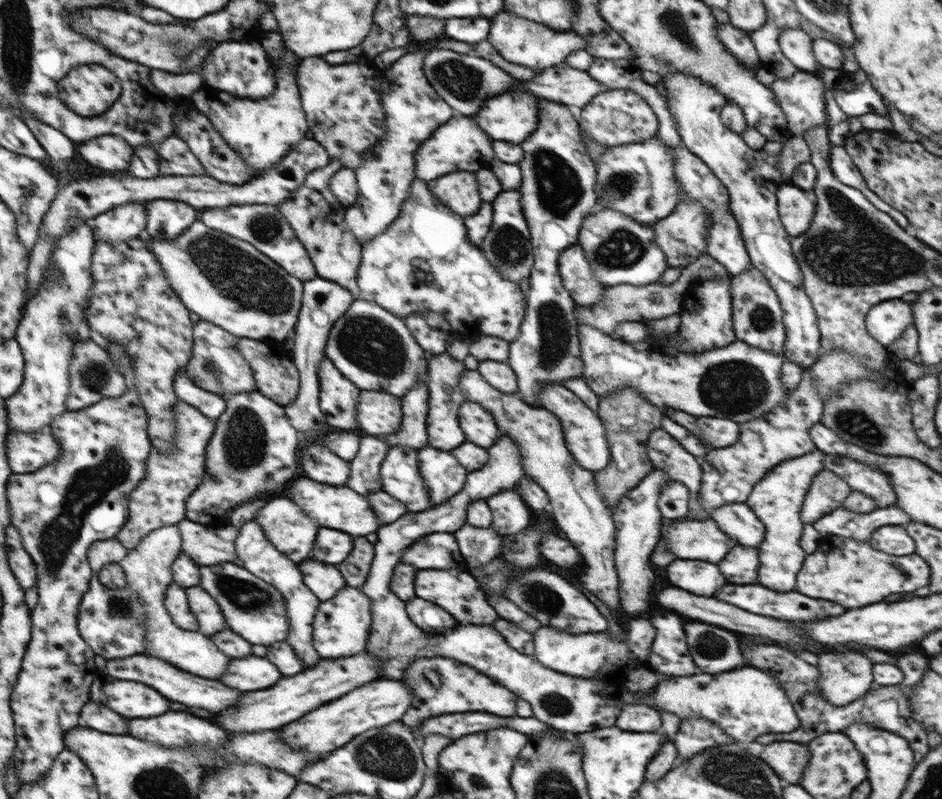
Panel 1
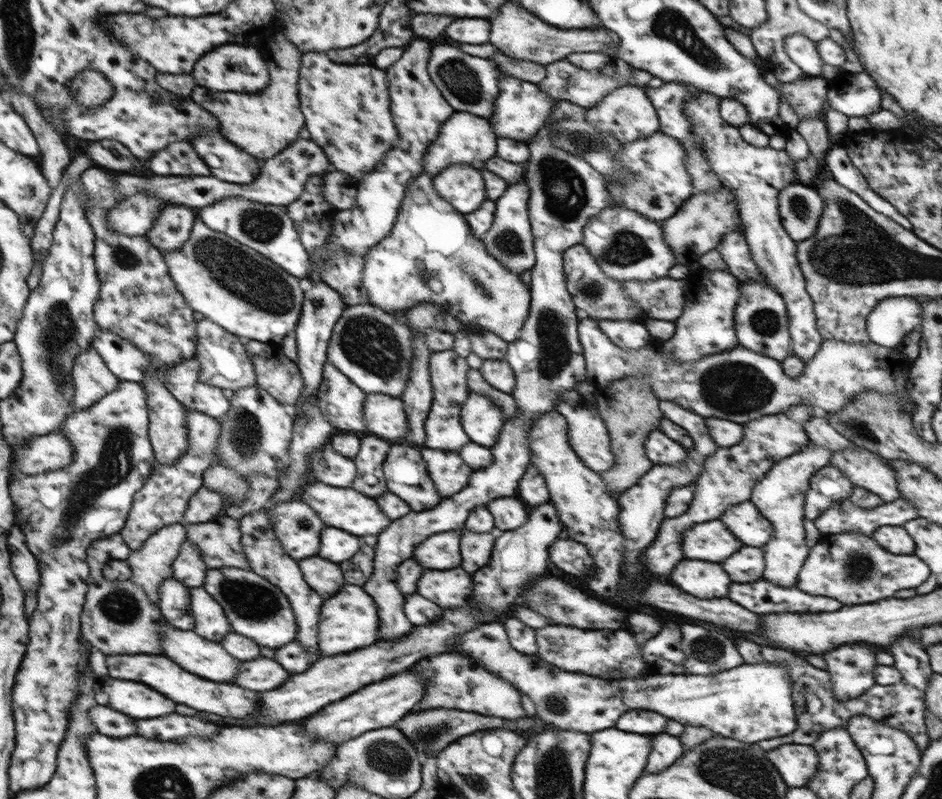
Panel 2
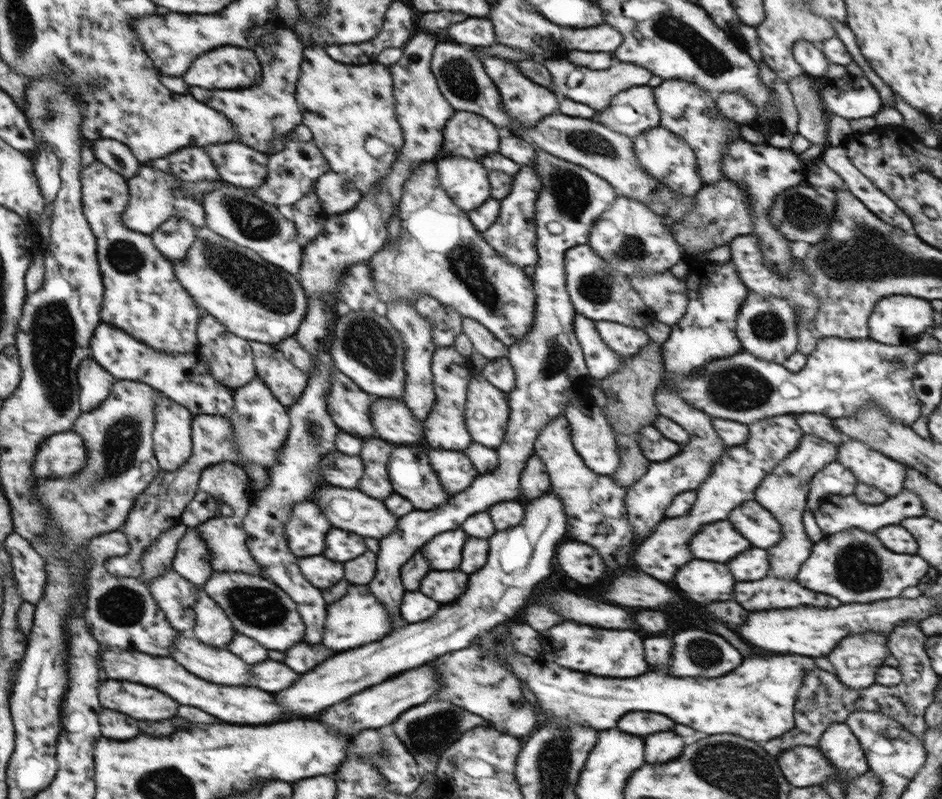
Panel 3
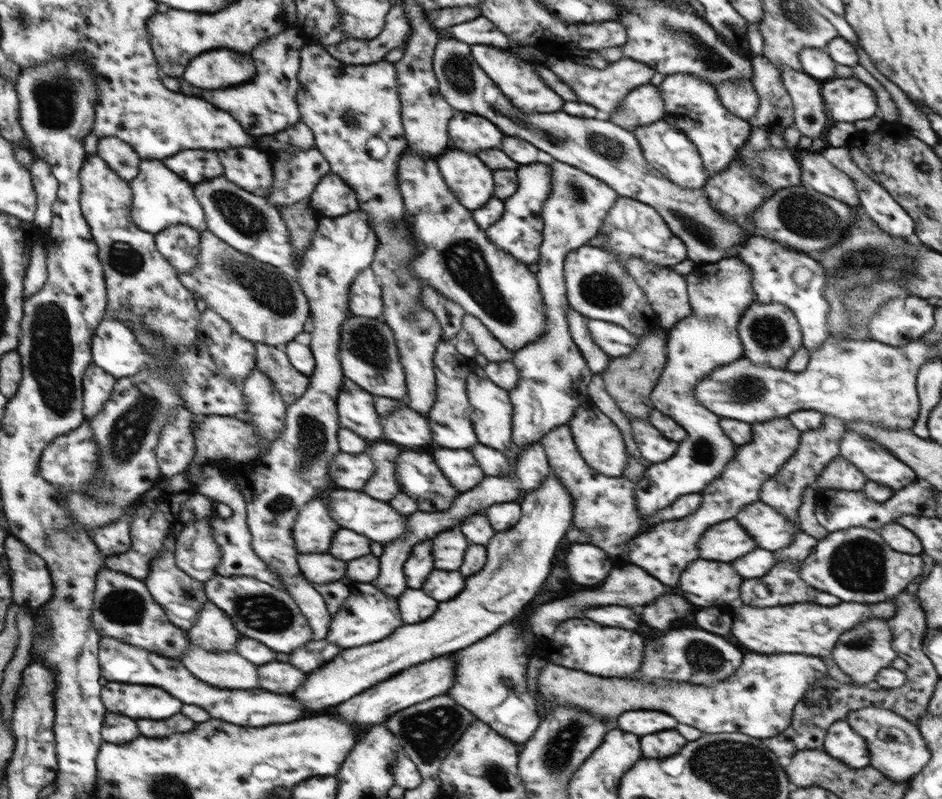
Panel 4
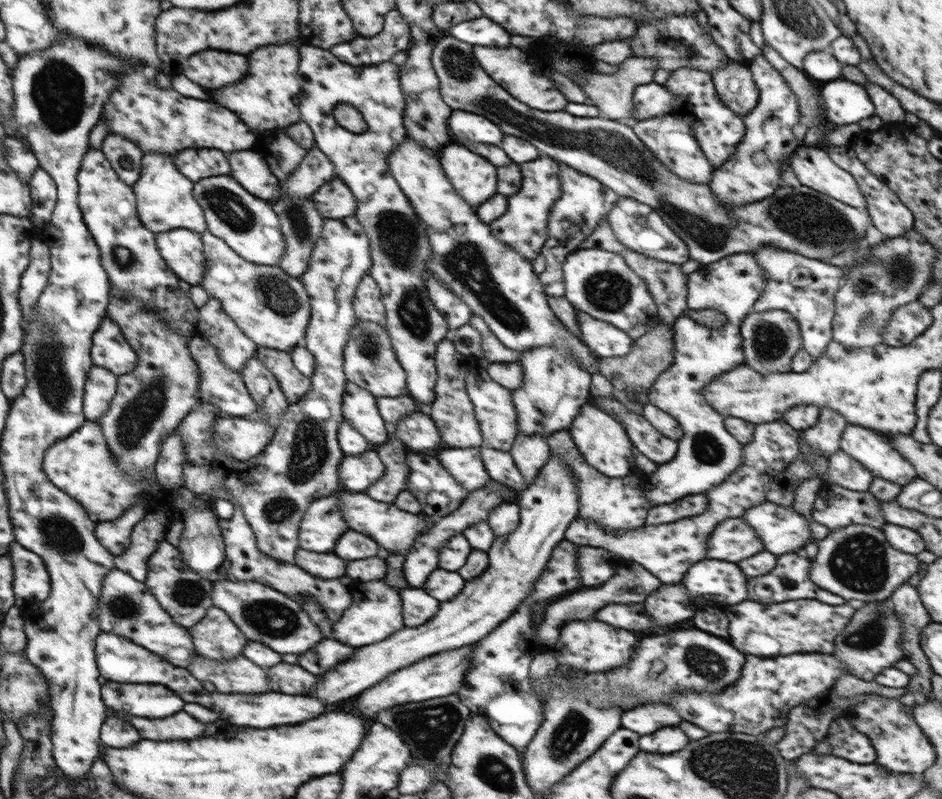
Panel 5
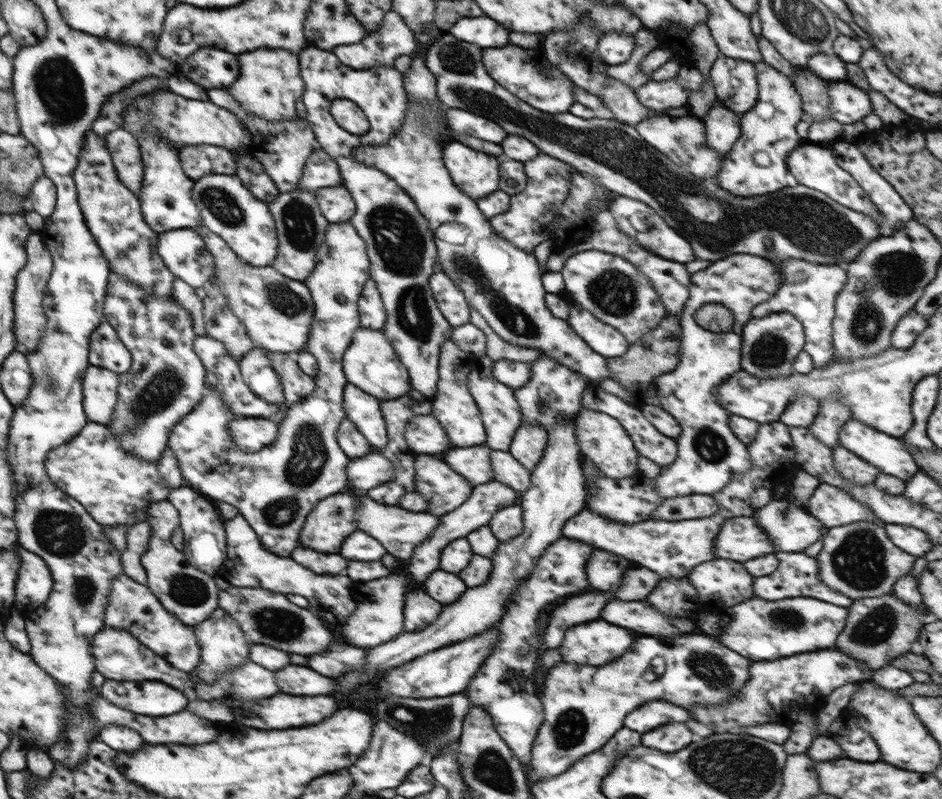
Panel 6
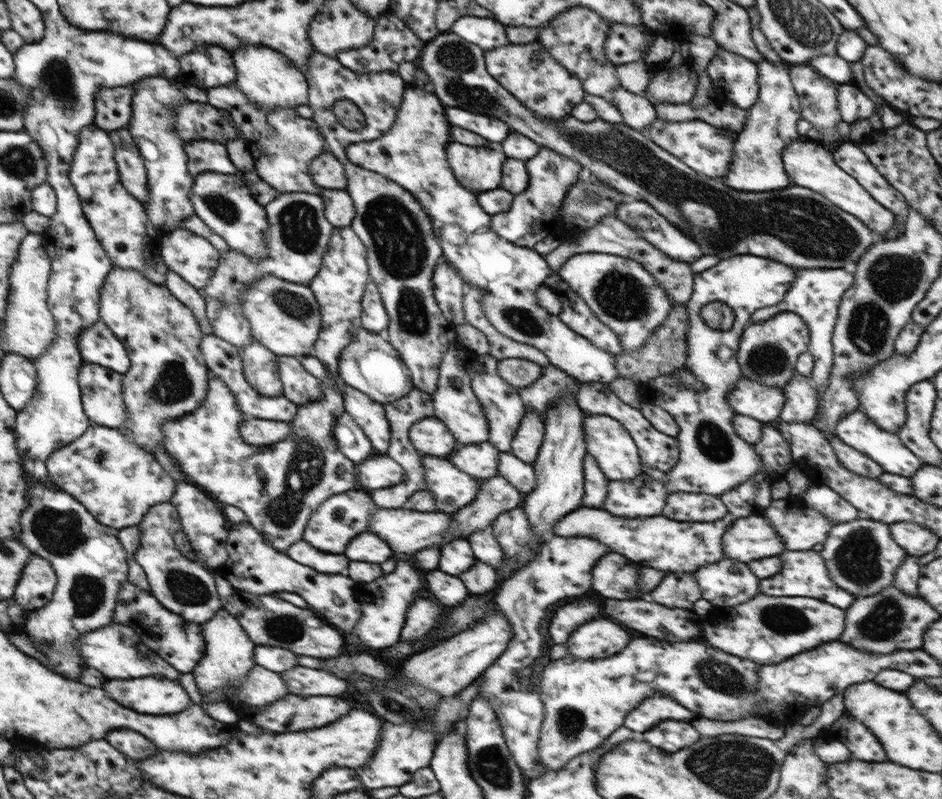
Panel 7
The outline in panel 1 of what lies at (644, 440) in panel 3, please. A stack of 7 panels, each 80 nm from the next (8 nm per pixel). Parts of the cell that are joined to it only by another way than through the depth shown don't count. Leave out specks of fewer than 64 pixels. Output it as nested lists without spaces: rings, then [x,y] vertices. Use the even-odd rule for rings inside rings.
[[[662,428],[650,433],[647,453],[655,468],[664,471],[671,480],[681,482],[689,488],[689,510],[697,521],[705,520],[699,497],[703,475],[700,460]]]

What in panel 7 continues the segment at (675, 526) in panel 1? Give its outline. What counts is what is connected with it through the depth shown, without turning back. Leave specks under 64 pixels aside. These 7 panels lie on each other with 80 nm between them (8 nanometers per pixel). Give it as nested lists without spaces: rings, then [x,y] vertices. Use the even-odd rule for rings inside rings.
[[[763,516],[734,520],[722,538],[724,556],[740,562],[776,556],[786,551],[776,529]]]

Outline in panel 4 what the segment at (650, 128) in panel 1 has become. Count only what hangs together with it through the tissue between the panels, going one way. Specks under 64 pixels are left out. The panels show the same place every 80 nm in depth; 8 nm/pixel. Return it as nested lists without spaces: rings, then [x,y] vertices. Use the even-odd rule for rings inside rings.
[[[651,83],[634,88],[620,108],[614,112],[604,114],[606,119],[616,126],[634,133],[638,126],[652,124],[665,117],[664,99],[660,95],[659,87]]]

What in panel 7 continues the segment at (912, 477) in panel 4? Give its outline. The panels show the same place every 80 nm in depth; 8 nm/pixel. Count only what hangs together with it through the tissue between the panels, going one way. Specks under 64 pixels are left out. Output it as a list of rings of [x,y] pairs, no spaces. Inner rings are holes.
[[[857,409],[848,414],[848,416],[840,419],[840,422],[836,425],[834,434],[848,446],[870,457],[890,474],[898,474],[906,478],[911,478],[924,465],[920,457],[917,457],[907,446],[904,446],[898,434],[882,430],[871,418],[868,418],[863,412]]]

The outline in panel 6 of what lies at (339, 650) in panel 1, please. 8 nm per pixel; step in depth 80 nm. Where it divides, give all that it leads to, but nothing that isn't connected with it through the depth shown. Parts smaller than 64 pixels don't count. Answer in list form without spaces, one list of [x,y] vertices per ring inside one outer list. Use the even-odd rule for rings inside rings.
[[[400,570],[398,574],[388,576],[386,580],[378,578],[374,582],[366,582],[366,584],[356,584],[356,588],[352,590],[354,600],[358,602],[354,614],[348,618],[348,624],[344,624],[342,628],[342,638],[352,644],[352,646],[362,646],[362,648],[370,648],[370,646],[380,646],[384,642],[392,640],[392,636],[398,636],[403,631],[404,616],[404,594],[407,594],[406,588],[420,588],[418,584],[412,584],[406,578],[406,570]]]

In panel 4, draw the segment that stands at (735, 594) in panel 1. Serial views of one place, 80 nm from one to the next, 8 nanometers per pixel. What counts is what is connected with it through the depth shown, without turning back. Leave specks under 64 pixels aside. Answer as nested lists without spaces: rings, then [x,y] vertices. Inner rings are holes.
[[[778,564],[766,576],[758,580],[742,582],[742,602],[748,606],[784,606],[792,602],[820,602],[822,606],[836,606],[840,598],[832,594],[824,594],[820,590],[806,586],[800,580],[802,564]],[[762,590],[764,594],[758,594]]]

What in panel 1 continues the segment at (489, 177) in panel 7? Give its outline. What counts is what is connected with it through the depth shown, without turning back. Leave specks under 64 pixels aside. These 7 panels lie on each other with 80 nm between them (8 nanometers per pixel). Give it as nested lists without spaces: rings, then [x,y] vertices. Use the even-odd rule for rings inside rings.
[[[457,170],[429,181],[427,187],[462,218],[476,214],[483,204],[474,172]]]

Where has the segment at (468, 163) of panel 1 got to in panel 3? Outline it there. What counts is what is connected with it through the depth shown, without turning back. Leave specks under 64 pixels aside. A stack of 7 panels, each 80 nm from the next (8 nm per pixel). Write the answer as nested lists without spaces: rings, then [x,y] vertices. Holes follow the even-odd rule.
[[[456,111],[444,128],[444,144],[432,161],[448,156],[462,156],[480,161],[484,156],[499,152],[503,133],[495,122],[472,112]]]

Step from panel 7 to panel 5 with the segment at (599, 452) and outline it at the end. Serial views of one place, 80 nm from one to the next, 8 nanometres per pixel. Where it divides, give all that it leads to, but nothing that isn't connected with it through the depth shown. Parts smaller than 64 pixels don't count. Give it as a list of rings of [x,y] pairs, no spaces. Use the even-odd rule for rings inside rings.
[[[587,403],[568,429],[584,460],[610,478],[622,478],[636,471],[634,446],[624,426],[614,416]]]

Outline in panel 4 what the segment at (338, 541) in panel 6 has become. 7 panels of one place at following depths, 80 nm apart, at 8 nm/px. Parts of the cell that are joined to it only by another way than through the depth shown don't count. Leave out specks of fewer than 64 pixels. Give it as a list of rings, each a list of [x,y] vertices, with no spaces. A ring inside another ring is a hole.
[[[312,500],[298,513],[293,526],[294,547],[301,554],[328,552],[330,538],[338,530],[338,524],[330,518],[329,505],[320,500]]]

